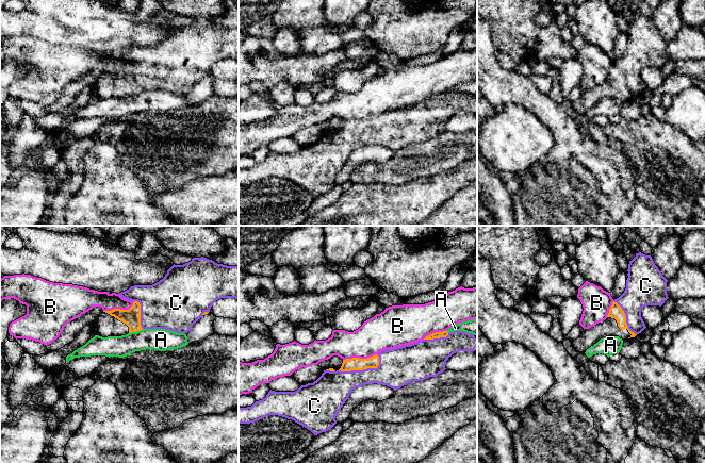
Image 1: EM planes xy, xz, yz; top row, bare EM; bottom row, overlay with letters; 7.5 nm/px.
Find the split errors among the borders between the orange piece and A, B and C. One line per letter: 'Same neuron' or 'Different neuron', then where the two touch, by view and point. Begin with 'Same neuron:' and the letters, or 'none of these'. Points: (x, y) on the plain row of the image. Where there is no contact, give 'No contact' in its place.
Same neuron: C
A: Different neuron. Touches orange at xy (135, 93)
B: Different neuron. Touches orange at xz (358, 119)
C: Same neuron. Touches orange at xz (362, 131)

